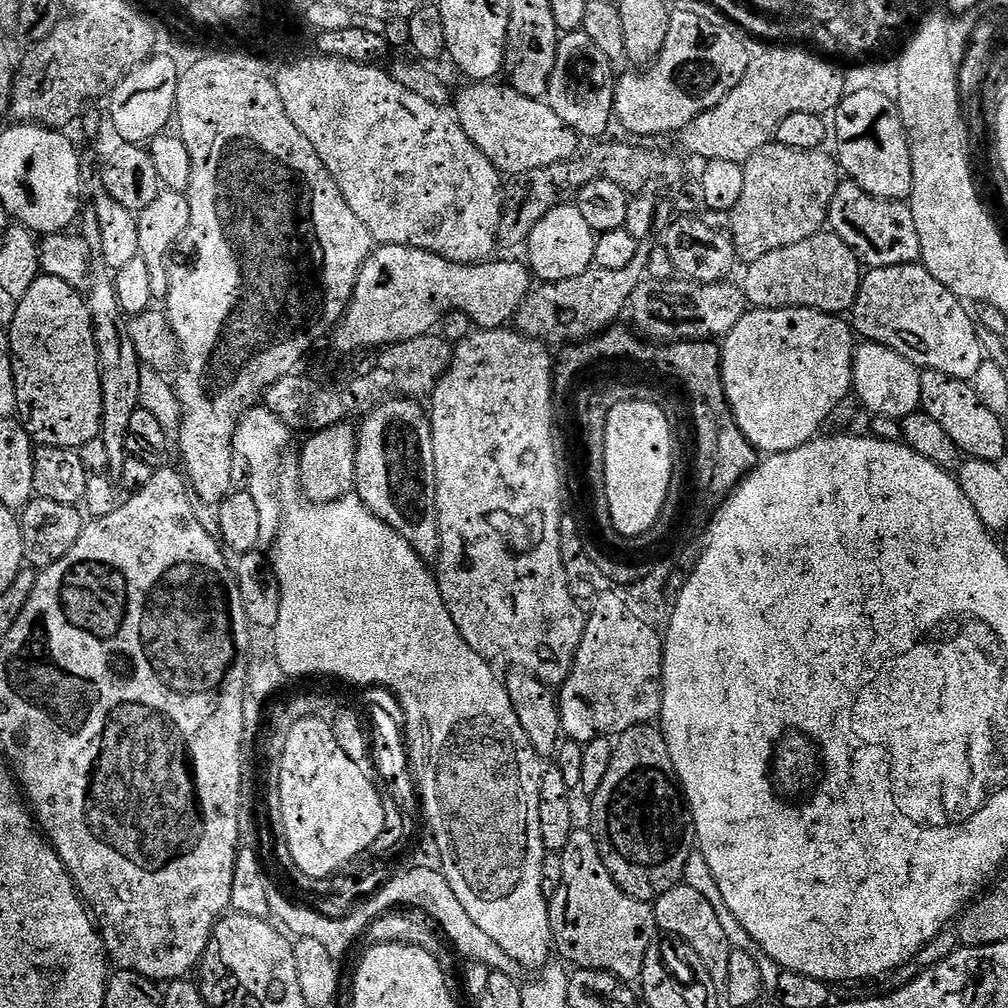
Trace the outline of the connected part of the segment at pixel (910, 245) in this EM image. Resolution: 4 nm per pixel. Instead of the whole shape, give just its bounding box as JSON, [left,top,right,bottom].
[827,179,920,268]

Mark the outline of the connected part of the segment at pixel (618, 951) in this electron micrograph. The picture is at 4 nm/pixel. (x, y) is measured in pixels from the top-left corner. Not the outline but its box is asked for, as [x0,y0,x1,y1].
[548,831,658,982]

